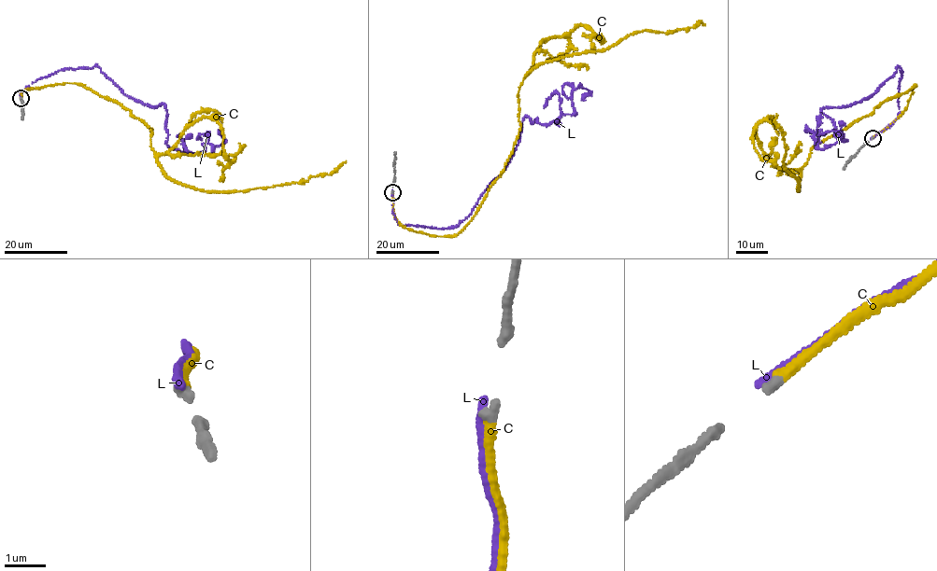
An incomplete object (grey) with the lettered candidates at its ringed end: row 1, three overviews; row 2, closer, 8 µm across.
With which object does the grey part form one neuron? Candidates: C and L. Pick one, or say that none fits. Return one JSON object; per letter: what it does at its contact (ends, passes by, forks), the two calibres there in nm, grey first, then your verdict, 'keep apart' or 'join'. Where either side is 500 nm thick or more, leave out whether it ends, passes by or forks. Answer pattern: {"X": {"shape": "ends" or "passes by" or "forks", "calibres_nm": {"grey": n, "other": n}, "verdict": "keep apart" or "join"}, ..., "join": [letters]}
{"C": {"shape": "ends", "calibres_nm": {"grey": 200, "other": 240}, "verdict": "join"}, "L": {"shape": "ends", "calibres_nm": {"grey": 200, "other": 220}, "verdict": "keep apart"}, "join": ["C"]}

